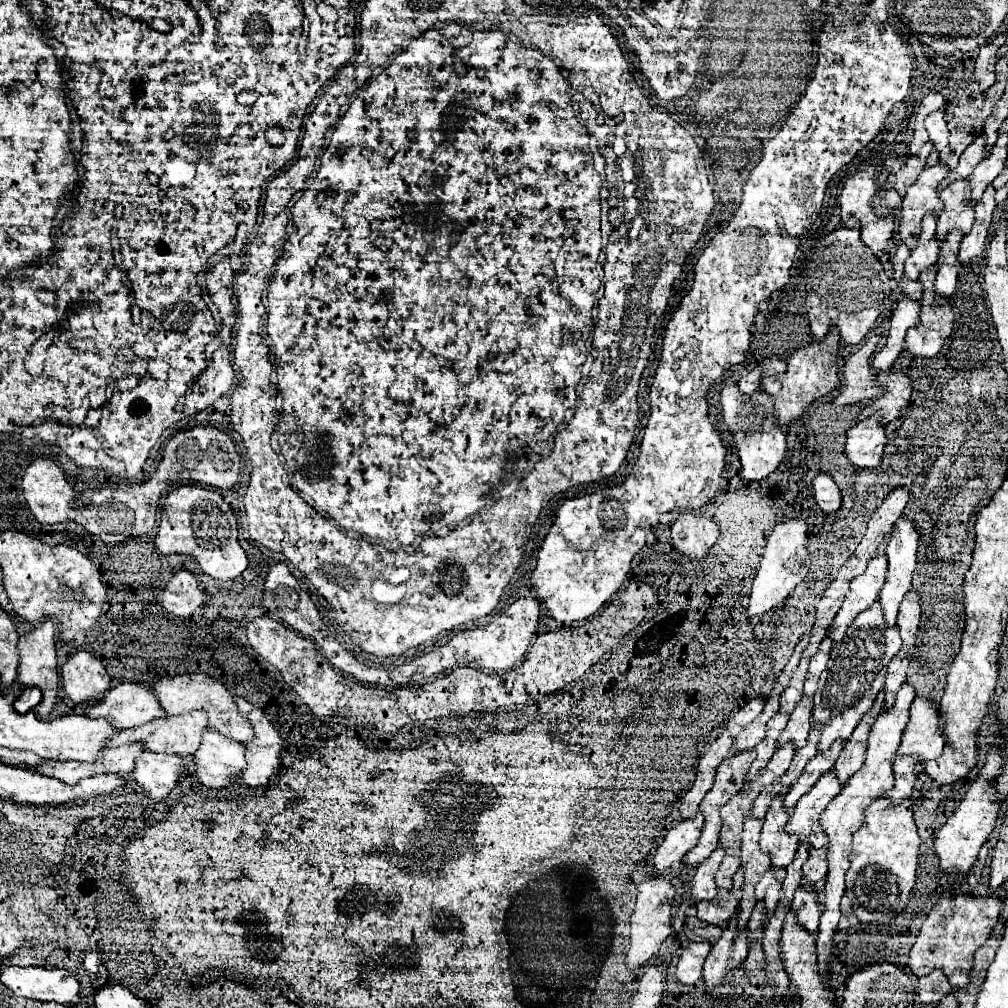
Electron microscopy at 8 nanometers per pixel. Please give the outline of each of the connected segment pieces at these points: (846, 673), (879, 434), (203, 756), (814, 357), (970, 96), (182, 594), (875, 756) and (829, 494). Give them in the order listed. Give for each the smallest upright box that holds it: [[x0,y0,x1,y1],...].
[[813,603,901,751],[845,411,887,467],[193,729,245,785],[761,327,841,427],[939,75,1005,170],[161,565,203,617],[817,683,915,977],[813,473,841,513]]

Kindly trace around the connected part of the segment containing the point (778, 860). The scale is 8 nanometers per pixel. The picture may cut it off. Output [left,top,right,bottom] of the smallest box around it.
[759,787,799,867]

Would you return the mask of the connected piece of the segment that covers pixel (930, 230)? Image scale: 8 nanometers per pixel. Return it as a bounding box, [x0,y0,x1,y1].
[905,215,939,279]

